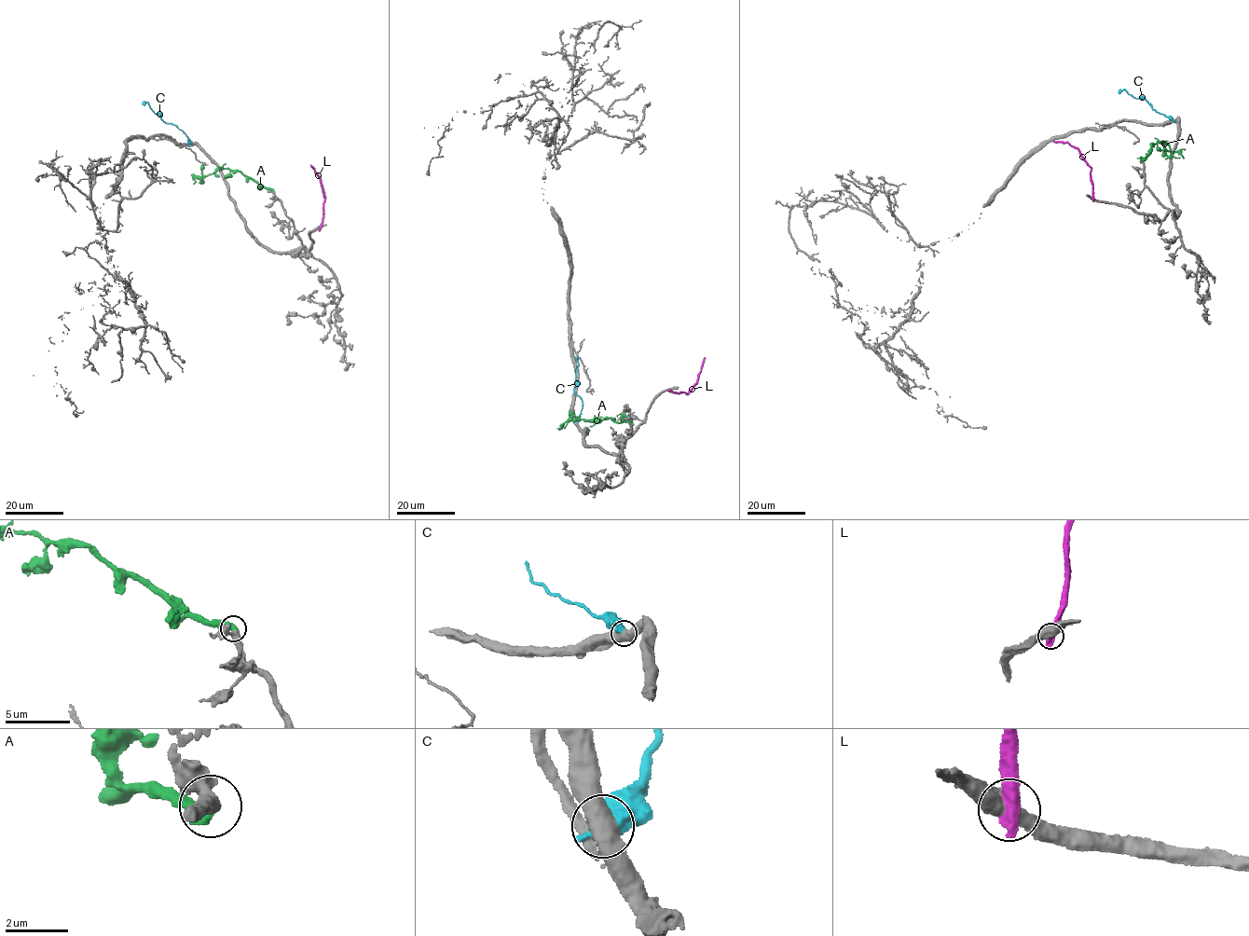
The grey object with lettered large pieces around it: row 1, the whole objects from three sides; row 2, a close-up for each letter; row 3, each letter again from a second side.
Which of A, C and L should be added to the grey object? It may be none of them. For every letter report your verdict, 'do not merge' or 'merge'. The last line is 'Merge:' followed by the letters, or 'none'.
A: merge
C: do not merge
L: do not merge
Merge: A

